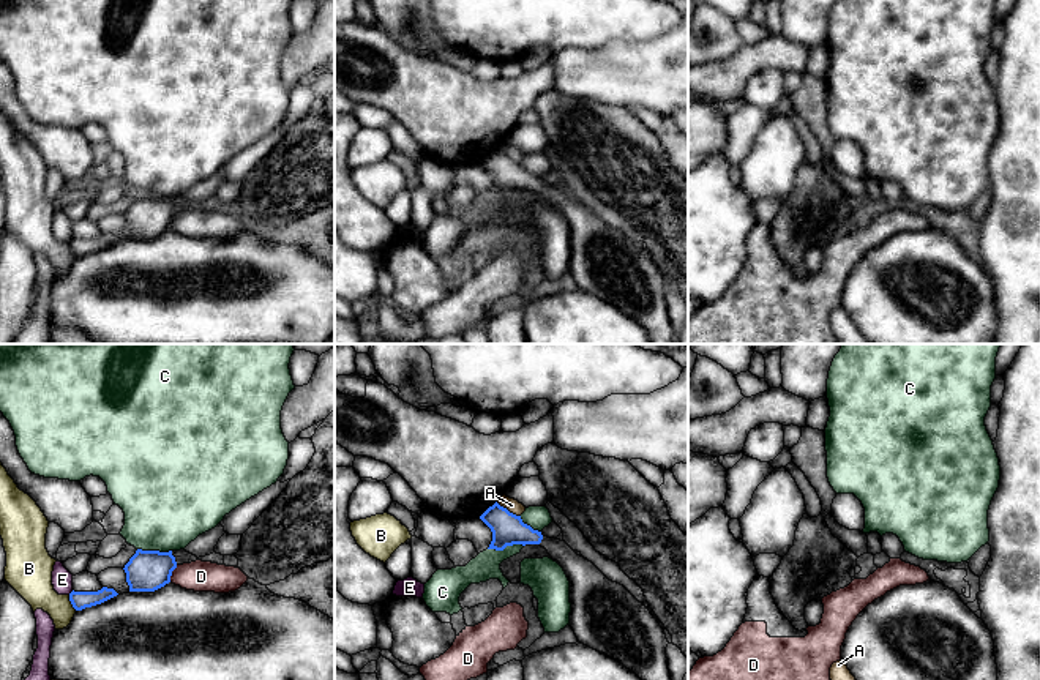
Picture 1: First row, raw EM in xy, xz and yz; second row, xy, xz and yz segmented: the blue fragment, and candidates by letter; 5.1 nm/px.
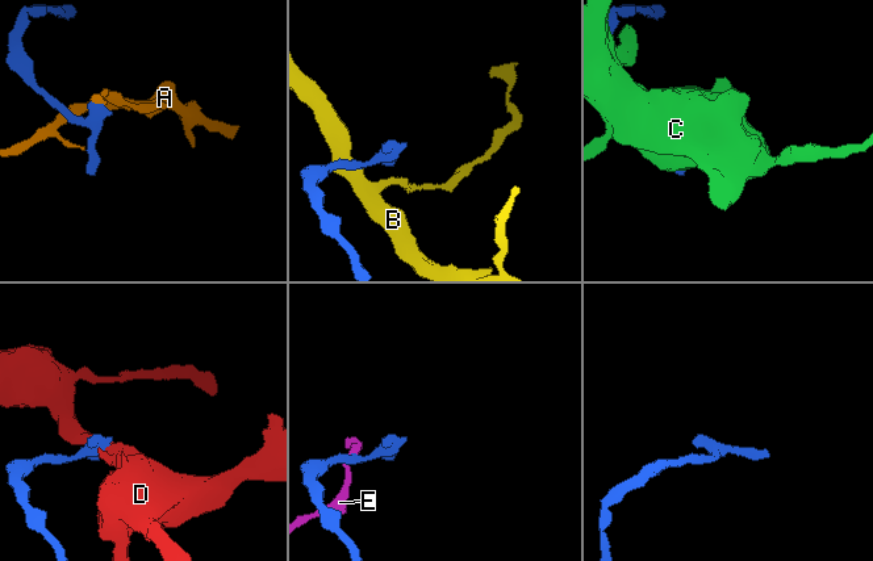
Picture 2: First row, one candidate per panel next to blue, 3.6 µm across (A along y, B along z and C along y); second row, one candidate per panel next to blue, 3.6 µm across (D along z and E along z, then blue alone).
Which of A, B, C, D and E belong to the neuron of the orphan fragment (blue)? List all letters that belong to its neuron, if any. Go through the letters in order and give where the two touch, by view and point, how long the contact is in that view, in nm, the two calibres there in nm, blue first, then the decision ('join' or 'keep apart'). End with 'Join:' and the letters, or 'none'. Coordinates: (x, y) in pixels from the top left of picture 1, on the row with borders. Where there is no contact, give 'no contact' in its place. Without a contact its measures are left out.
A: contact xz (507, 510); length 150 nm; calibres 160 and 70 nm; keep apart
B: contact xy (71, 603); length 90 nm; calibres 90 and 220 nm; keep apart
C: contact xz (505, 546); length 190 nm; calibres 160 and 140 nm; keep apart
D: contact xy (171, 573); length 100 nm; calibres 200 and 160 nm; keep apart
E: contact xy (71, 592); length 40 nm; calibres 90 and 110 nm; keep apart
Join: none

